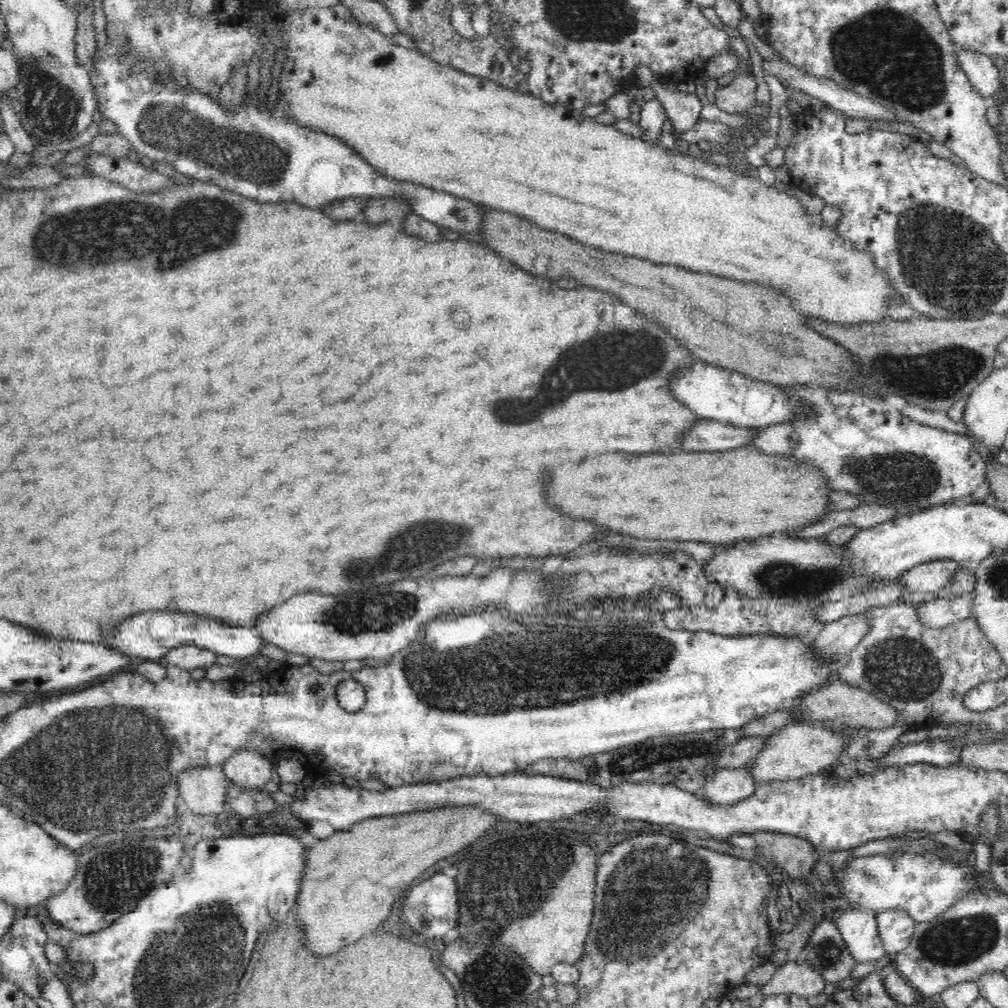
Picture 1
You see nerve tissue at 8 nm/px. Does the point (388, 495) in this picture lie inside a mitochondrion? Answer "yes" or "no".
no

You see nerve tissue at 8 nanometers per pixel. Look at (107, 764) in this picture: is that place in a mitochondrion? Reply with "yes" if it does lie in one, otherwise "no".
yes

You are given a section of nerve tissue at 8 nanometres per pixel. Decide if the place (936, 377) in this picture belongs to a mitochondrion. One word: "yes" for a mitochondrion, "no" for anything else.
yes

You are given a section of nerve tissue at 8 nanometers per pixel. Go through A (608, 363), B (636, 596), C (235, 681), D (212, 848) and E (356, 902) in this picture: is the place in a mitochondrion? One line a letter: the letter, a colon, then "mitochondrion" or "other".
A: mitochondrion
B: other
C: other
D: other
E: other

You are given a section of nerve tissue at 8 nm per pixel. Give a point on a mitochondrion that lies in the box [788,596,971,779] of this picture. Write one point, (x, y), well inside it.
(903, 670)

